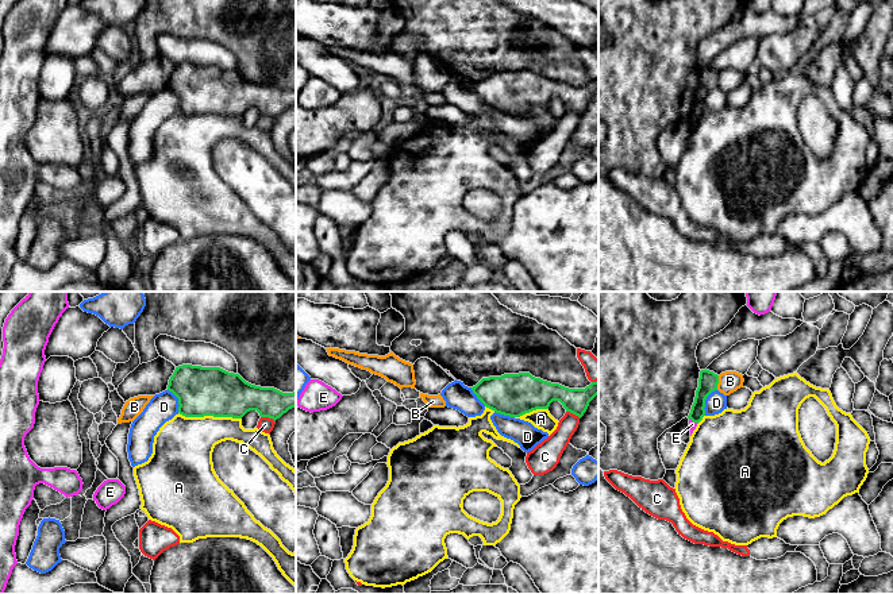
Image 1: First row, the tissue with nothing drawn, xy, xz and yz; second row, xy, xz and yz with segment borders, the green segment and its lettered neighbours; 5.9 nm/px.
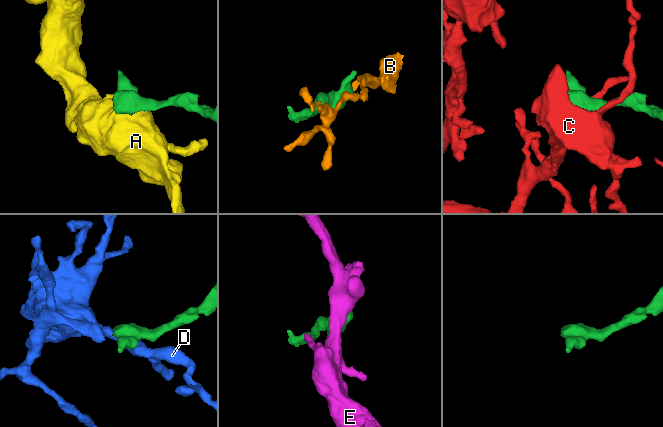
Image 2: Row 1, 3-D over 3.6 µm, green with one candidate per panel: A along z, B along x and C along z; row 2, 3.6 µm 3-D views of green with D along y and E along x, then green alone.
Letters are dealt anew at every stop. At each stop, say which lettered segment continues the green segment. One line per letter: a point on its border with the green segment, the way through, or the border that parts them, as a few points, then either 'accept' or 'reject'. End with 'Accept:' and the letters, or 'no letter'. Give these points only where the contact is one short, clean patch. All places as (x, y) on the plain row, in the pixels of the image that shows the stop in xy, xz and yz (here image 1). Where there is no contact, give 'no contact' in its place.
A: contact xy (210, 112); border xy (179, 110), (185, 114), (231, 114), (241, 116); reject
B: contact yz (718, 80); border yz (719, 73), (716, 87); reject
C: contact xy (268, 114); reject
D: contact yz (704, 99); reject
E: contact yz (693, 119); reject
Accept: no letter

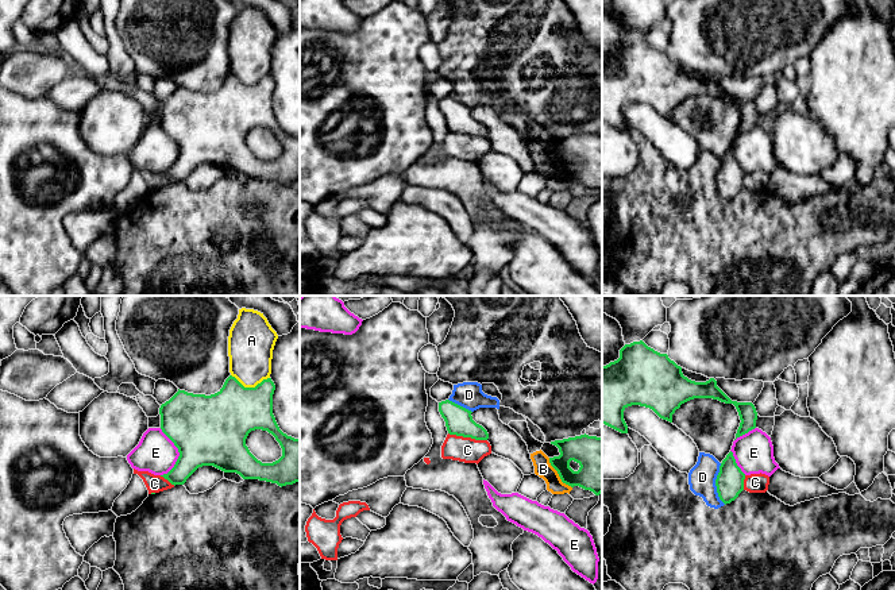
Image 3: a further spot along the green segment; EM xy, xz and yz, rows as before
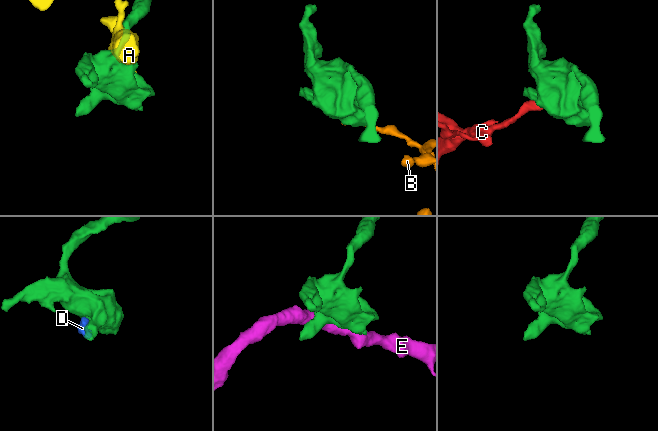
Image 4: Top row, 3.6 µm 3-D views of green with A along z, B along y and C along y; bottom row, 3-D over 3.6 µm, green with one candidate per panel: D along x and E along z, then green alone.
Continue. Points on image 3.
A: contact xy (250, 85); reject
B: contact xz (558, 170); border xz (548, 155), (559, 176), (571, 185); reject
C: contact xz (467, 134); border xz (448, 130), (456, 134), (486, 138); reject
D: contact yz (716, 181); border yz (720, 161), (716, 189), (725, 201); reject
E: contact xy (178, 149); border xy (159, 126), (178, 150), (176, 161), (162, 173); reject
Accept: no letter

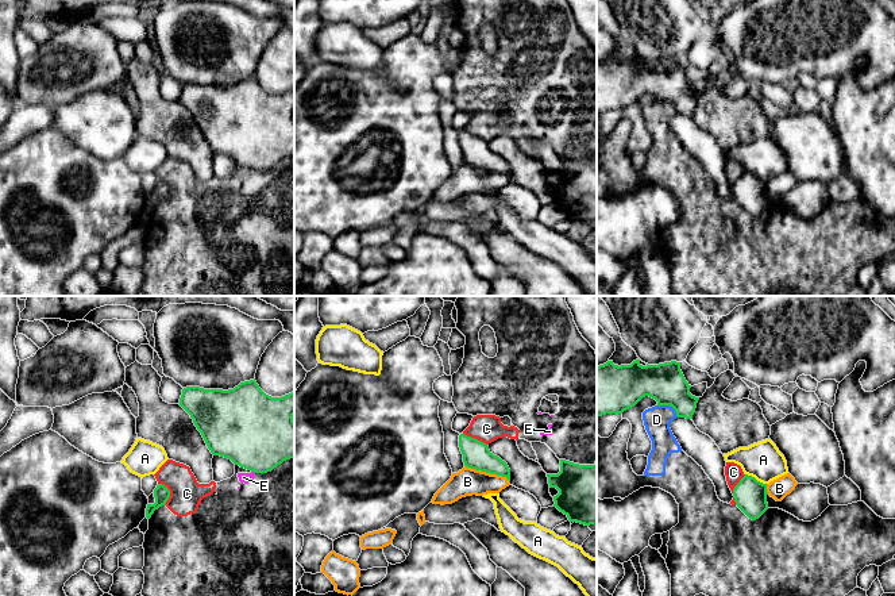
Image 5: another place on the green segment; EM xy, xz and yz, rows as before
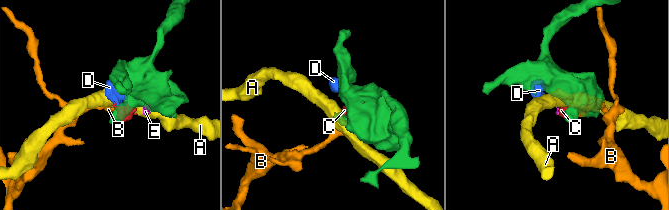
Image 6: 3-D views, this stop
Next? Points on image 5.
A: contact yz (755, 176); border yz (745, 170), (766, 181); reject
B: contact xz (487, 169); border xz (465, 162), (501, 172), (509, 180); reject
C: contact xy (169, 189); border xy (158, 180), (169, 188), (169, 196), (164, 202); reject
D: contact yz (670, 102); border yz (658, 102), (668, 102), (678, 114); reject
E: contact xy (253, 168); border xy (251, 168), (254, 170); reject
Accept: no letter

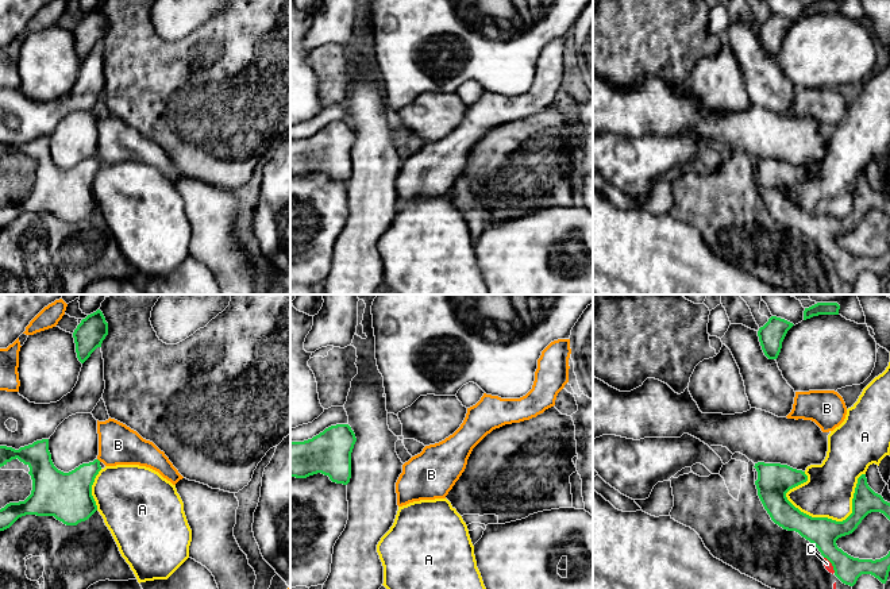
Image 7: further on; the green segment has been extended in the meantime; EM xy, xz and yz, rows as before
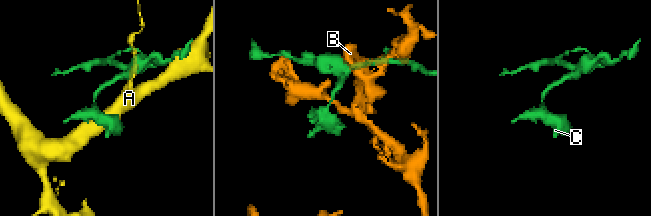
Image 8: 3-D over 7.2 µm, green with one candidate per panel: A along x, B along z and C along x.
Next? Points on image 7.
A: contact yz (838, 219); reject
B: no contact; reject
C: contact yz (832, 262); border yz (824, 254), (835, 269); reject
Accept: no letter

